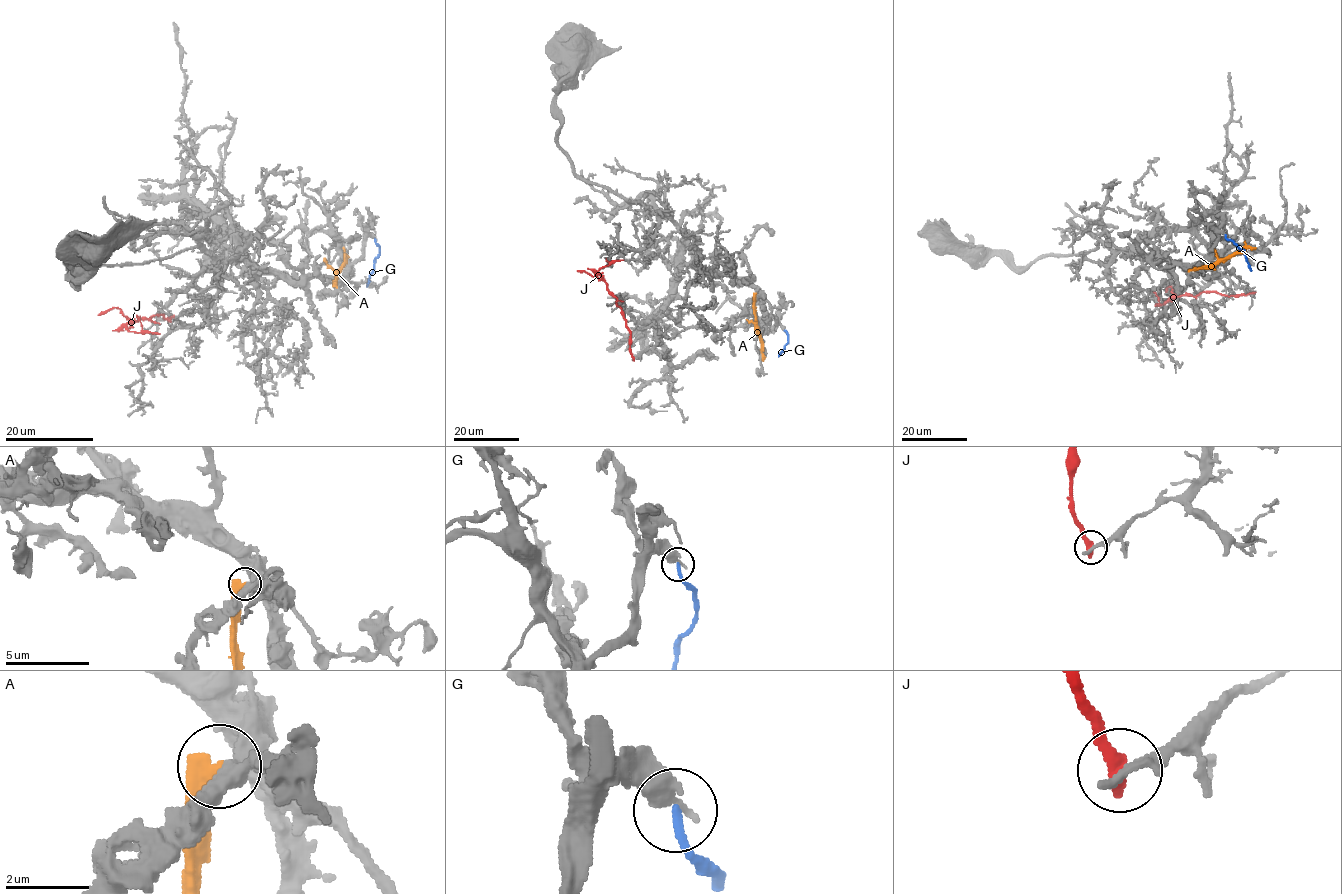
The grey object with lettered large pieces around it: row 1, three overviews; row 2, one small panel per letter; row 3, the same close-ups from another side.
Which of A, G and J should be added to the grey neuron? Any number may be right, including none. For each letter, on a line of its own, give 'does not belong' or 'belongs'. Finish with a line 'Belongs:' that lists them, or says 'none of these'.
A: does not belong
G: does not belong
J: does not belong
Belongs: none of these

